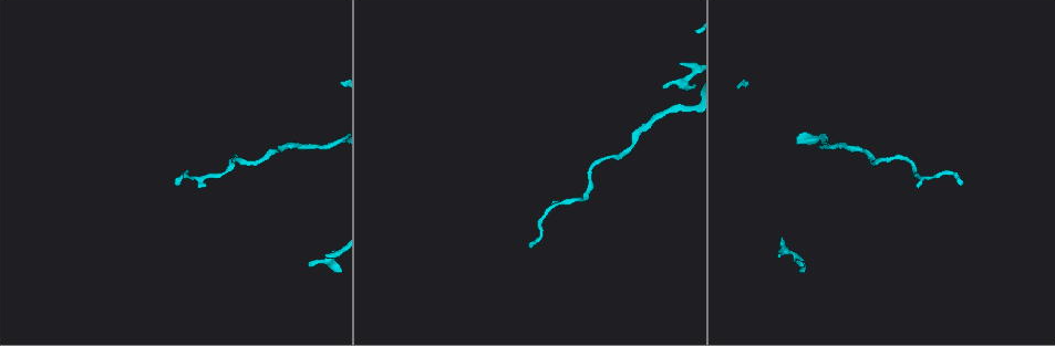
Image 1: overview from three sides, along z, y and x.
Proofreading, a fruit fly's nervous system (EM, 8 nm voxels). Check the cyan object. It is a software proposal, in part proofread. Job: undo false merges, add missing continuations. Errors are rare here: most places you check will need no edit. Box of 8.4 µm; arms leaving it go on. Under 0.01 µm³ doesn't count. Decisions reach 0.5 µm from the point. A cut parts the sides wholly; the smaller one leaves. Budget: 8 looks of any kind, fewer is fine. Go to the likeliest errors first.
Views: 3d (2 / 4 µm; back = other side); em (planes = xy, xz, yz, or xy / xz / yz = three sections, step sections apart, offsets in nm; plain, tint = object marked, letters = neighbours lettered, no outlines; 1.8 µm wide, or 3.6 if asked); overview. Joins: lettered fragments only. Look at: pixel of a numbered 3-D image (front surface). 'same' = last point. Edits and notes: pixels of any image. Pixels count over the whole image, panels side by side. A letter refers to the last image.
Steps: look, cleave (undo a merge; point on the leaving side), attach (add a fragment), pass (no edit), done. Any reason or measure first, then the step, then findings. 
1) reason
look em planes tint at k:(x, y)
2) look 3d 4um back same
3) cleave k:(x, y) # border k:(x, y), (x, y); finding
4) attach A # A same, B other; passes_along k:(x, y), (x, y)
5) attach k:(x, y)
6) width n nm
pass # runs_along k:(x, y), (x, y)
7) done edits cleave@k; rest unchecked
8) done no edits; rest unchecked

free end
look 3d 2um at 1:(961, 182)

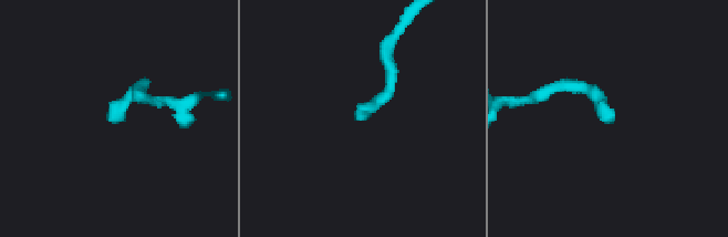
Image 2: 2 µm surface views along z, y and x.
need the tissue
look em yz step 4 letters at 2:(609, 117)

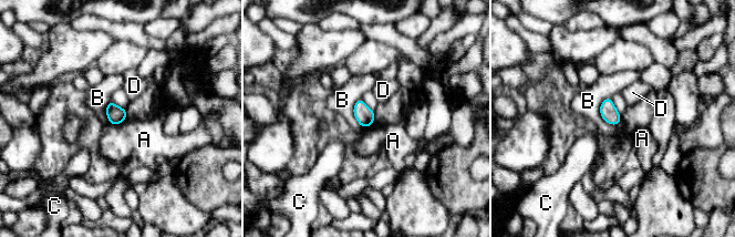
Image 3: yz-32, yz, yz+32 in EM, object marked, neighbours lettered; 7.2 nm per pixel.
another direction
look em planes letters same

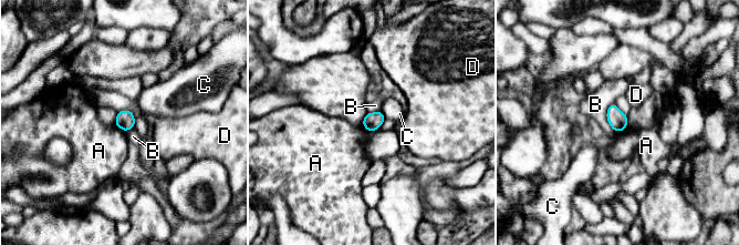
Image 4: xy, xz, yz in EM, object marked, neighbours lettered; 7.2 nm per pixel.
pass # A other, B other, C other, D other; border 4:(114, 124), (124, 132); no lettered fragment goes on from it

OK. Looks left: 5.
look em xy step 16 letters at 1:(309, 264)

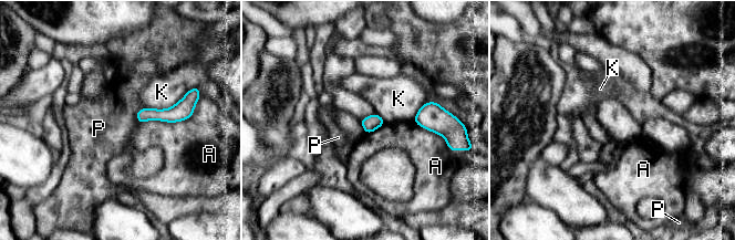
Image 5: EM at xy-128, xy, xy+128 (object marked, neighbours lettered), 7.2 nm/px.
width 110 nm
pass # A other, K other, P other; runs_along 5:(180, 112), (144, 114), (140, 117); none of them fits

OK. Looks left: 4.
sharp bend
look 3d 4um at 1:(875, 163)

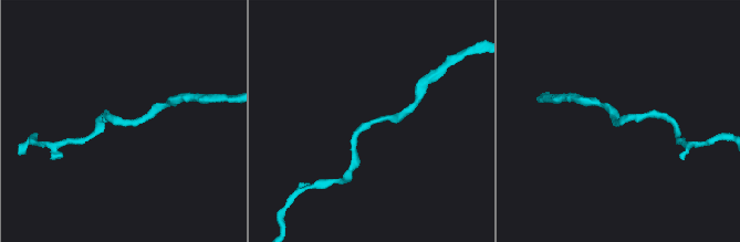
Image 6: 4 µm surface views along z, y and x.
look em xz step 16 letters at 6:(621, 124)

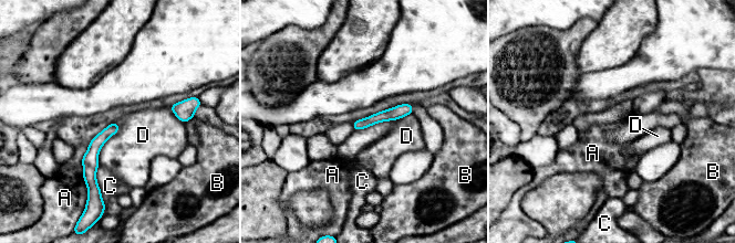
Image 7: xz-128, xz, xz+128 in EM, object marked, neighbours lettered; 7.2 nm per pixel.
pass # A other, B other, C other, D other; border 7:(116, 122), (99, 166); continuous, no second neuron

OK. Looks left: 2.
done no edits; rest unchecked

